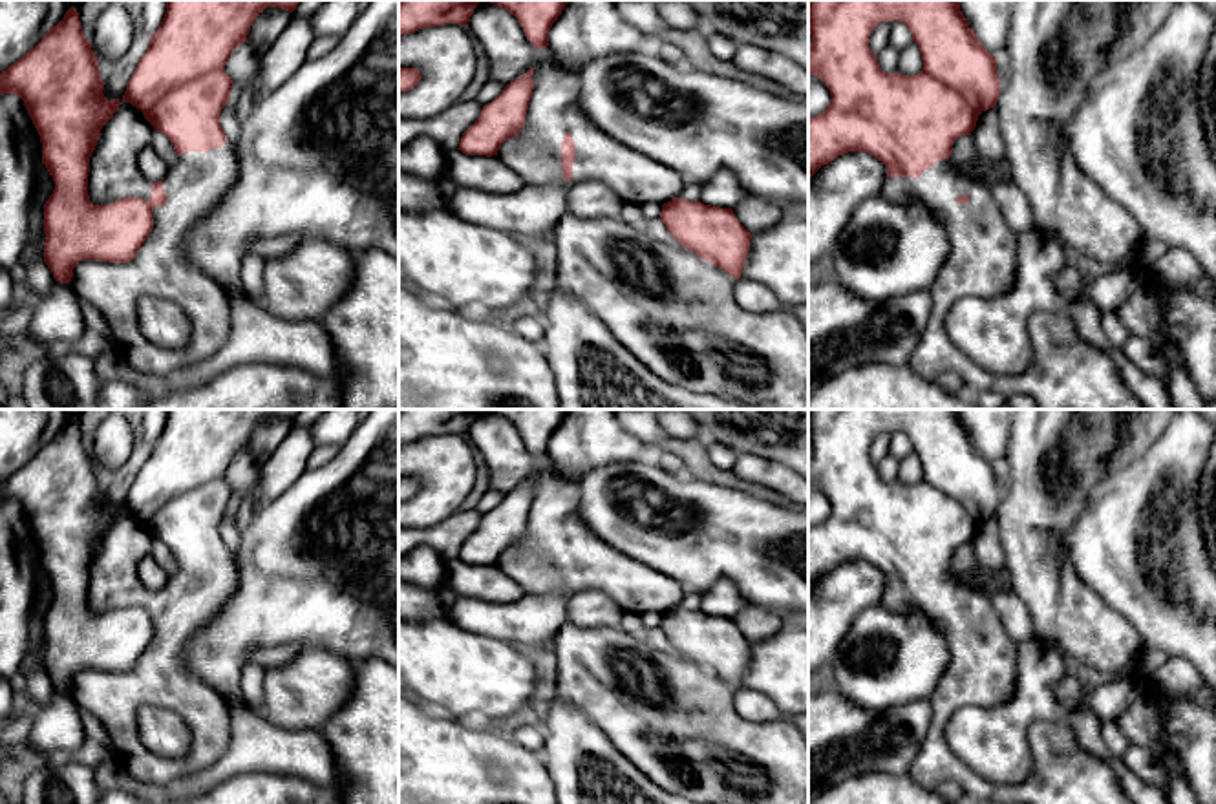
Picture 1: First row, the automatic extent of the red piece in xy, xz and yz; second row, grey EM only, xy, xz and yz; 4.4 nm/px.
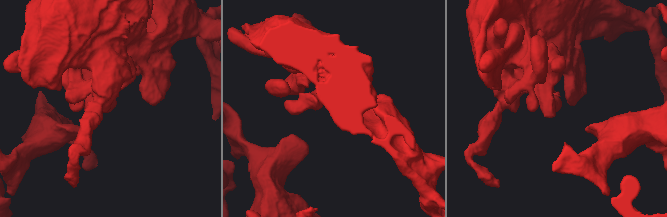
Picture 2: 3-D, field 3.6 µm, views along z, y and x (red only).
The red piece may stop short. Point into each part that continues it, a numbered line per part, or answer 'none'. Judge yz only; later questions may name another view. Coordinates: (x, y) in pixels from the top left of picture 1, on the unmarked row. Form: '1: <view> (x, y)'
1: yz (982, 656)

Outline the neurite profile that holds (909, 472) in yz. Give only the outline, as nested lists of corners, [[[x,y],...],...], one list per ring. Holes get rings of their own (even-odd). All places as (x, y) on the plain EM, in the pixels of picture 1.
[[[911,451],[898,466],[898,482],[901,484],[918,484],[923,477],[923,470],[916,451]]]

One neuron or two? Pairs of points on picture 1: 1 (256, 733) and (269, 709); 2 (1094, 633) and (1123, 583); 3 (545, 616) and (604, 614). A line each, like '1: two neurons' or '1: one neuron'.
1: two neurons
2: two neurons
3: two neurons

